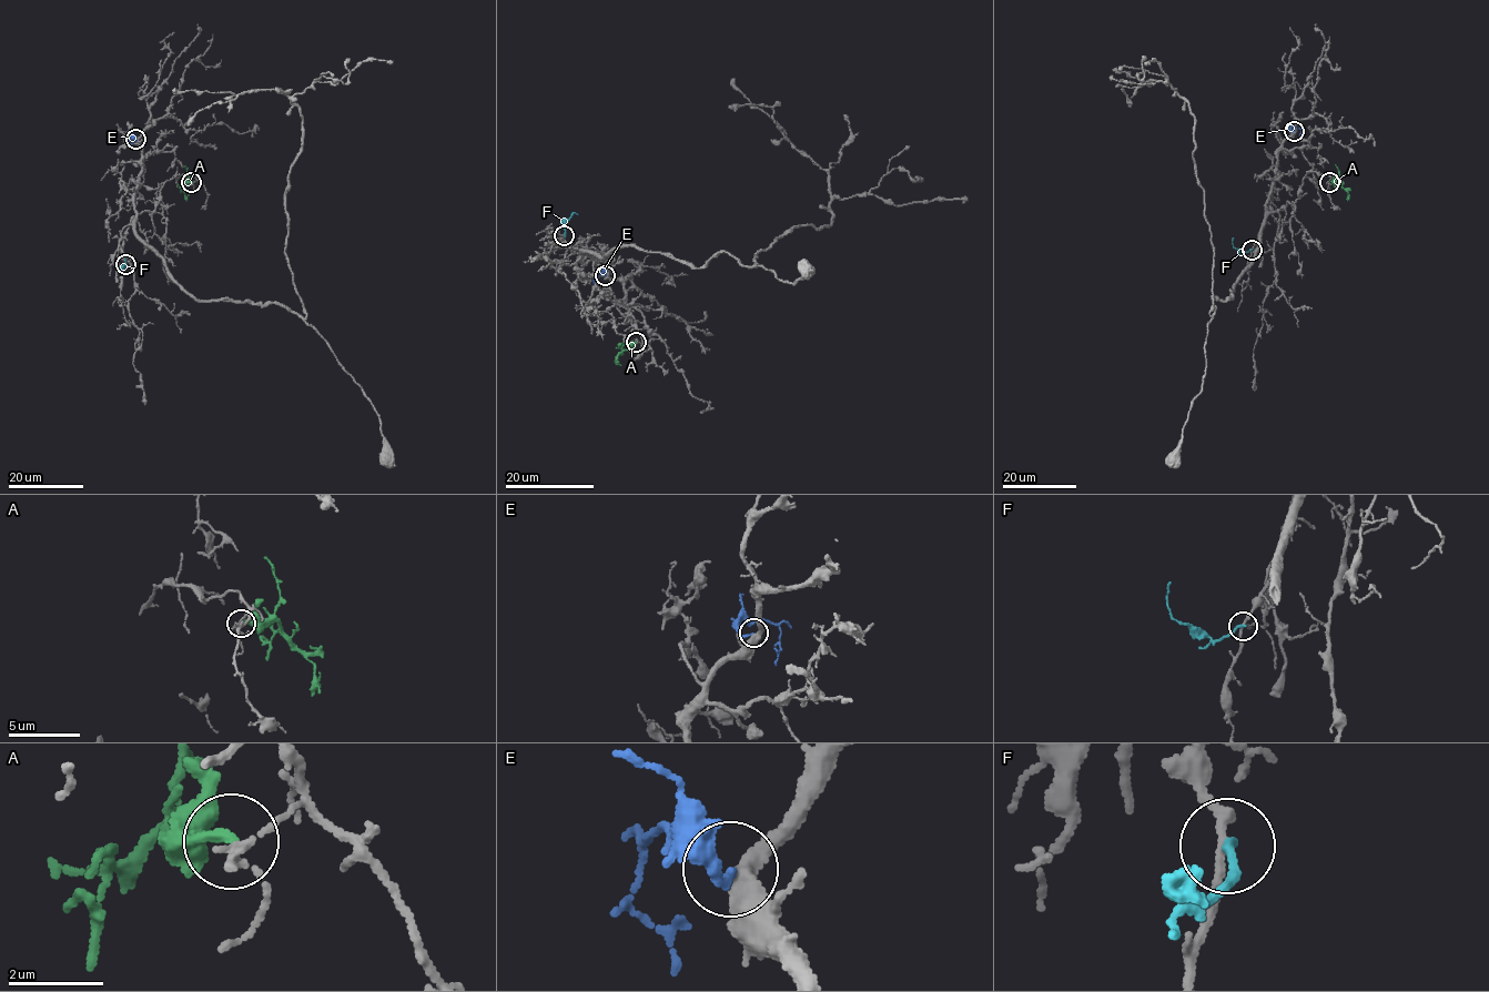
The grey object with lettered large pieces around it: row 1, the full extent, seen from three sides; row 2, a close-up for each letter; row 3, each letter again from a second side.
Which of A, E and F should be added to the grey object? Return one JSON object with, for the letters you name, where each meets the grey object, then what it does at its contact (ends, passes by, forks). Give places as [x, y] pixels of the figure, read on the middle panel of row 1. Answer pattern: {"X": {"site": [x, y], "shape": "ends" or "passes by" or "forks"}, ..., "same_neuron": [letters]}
{"E": {"site": [605, 275], "shape": "ends"}, "same_neuron": ["E"]}

